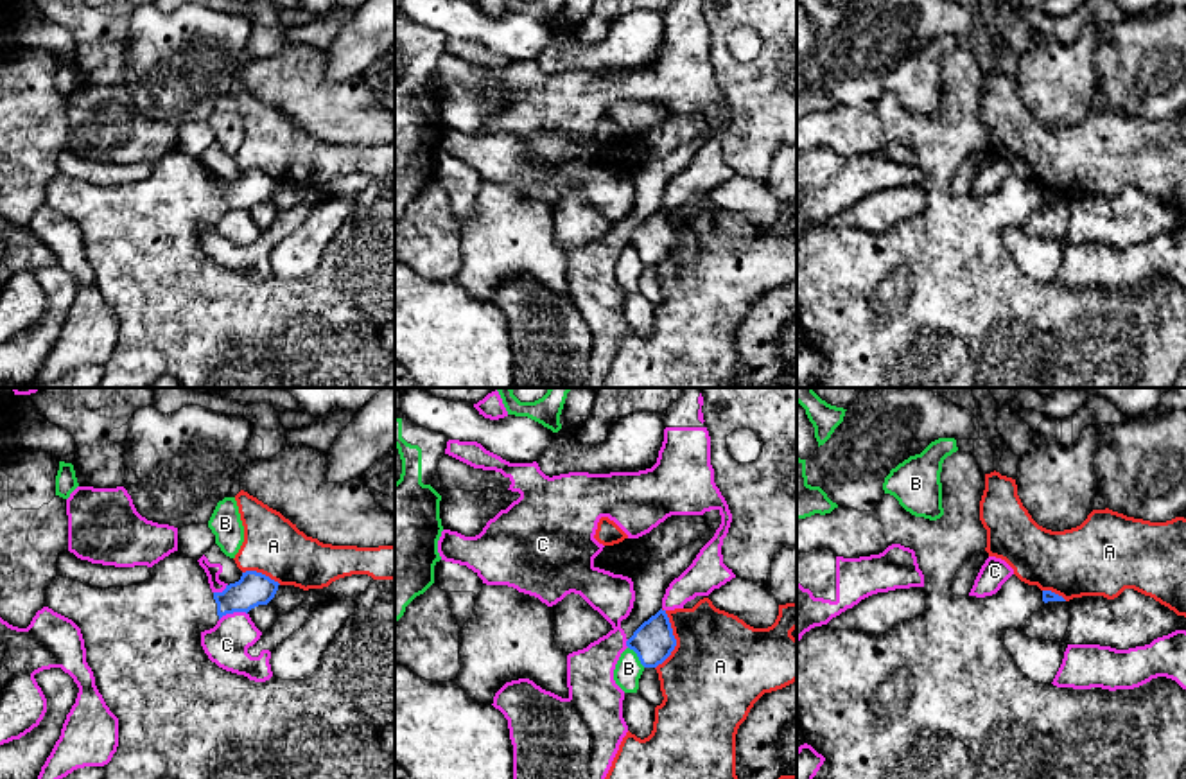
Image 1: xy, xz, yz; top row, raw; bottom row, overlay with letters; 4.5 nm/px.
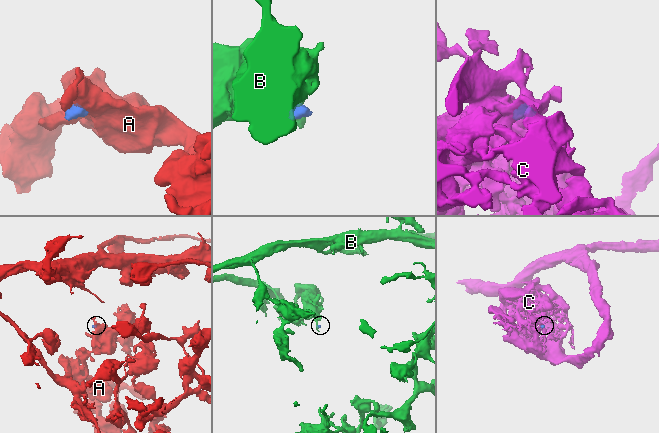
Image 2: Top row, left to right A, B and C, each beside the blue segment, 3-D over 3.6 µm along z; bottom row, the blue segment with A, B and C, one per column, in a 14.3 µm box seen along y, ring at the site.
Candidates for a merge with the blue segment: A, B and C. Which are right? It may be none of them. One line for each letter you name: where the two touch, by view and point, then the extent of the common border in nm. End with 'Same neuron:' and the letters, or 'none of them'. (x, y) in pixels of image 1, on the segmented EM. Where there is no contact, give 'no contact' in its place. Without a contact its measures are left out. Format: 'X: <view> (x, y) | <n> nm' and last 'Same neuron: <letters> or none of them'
Same neuron: none of them

